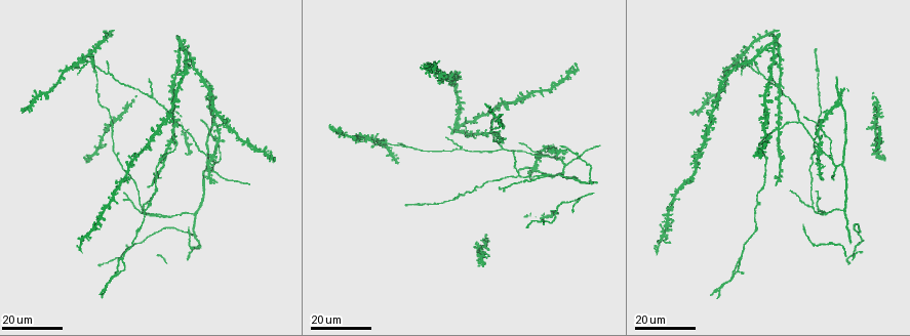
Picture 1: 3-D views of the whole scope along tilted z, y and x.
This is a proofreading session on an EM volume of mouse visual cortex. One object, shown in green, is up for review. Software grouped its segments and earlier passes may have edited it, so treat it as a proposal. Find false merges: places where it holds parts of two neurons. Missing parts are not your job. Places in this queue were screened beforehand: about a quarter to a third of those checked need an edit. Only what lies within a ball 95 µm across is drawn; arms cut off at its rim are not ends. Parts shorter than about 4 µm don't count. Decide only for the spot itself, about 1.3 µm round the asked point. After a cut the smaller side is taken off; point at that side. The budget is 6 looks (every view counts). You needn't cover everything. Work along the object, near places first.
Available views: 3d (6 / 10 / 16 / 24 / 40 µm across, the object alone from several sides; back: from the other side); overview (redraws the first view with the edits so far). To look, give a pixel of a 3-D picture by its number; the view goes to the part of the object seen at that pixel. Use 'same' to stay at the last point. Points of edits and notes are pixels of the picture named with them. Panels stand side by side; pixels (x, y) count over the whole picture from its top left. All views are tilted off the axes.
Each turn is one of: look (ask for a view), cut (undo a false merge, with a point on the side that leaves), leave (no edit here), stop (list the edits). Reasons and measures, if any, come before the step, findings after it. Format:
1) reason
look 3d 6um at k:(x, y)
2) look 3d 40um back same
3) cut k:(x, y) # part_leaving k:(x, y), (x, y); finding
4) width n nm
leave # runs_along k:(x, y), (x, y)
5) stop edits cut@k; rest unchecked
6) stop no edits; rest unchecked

looks like a crossing
look 3d 24um at 1:(777, 126)

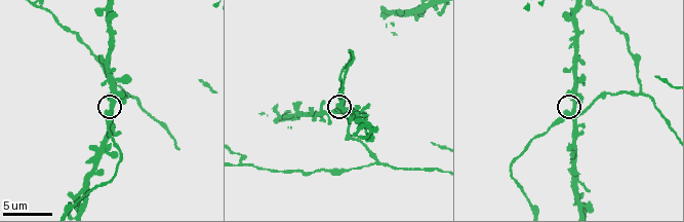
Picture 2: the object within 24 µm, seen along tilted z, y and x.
look 3d 6um at 2:(571, 110)

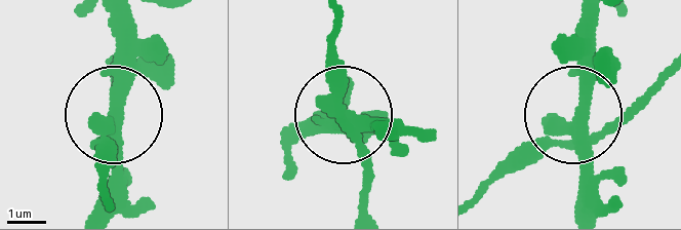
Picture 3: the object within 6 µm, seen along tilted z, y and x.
width 360 nm
leave # runs_along 3:(669, 74), (609, 120), (565, 120), (494, 176); continuous, no second neuron

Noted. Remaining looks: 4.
three arms meet
look 3d 6um at 2:(241, 162)

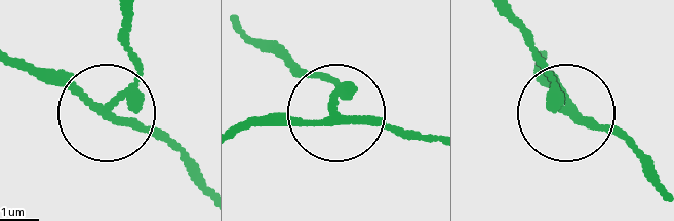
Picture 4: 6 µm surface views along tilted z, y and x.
arms 3
cut 4:(136, 64) # a second neuron is stuck on

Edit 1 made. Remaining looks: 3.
look 3d 16um at 1:(838, 104)

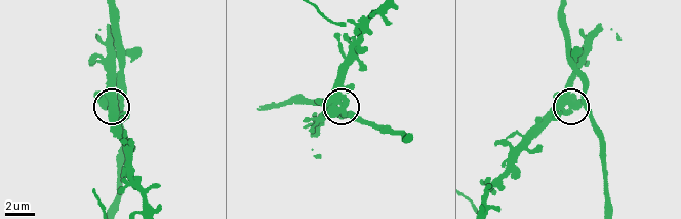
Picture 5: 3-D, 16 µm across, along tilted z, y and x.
look 3d 6um at 5:(109, 93)

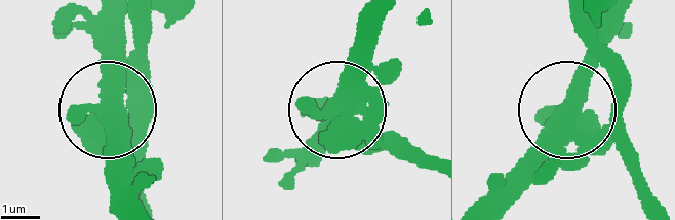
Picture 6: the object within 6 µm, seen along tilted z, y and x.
width 450 nm
leave # one neuron here

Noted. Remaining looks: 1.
stop edits cut@4; rest unchecked

